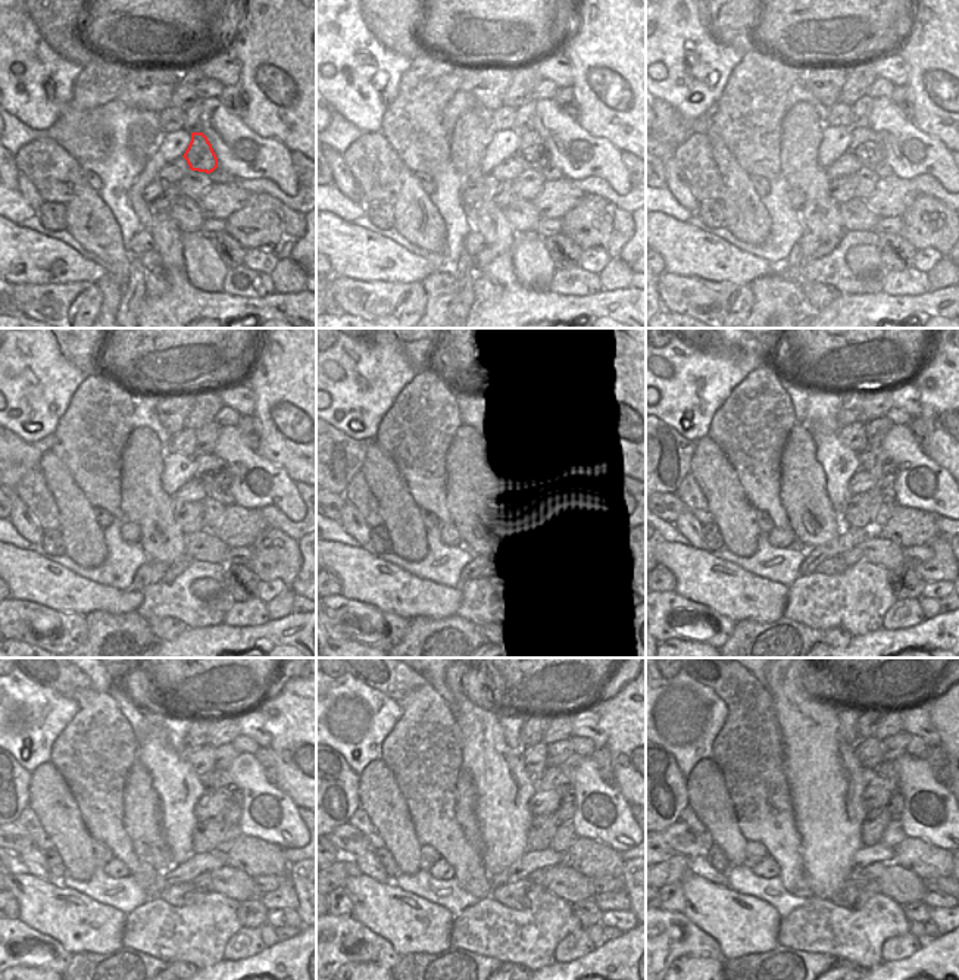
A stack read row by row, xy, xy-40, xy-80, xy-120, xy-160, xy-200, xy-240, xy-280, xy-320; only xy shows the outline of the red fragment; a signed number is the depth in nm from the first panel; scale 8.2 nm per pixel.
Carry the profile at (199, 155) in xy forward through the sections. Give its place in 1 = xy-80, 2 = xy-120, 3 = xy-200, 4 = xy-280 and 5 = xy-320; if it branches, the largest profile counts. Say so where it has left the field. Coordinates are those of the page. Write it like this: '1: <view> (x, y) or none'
1: xy-80 (865, 143)
2: xy-120 (209, 467)
3: xy-200 (871, 459)
4: xy-280 (552, 777)
5: xy-320 (886, 771)

